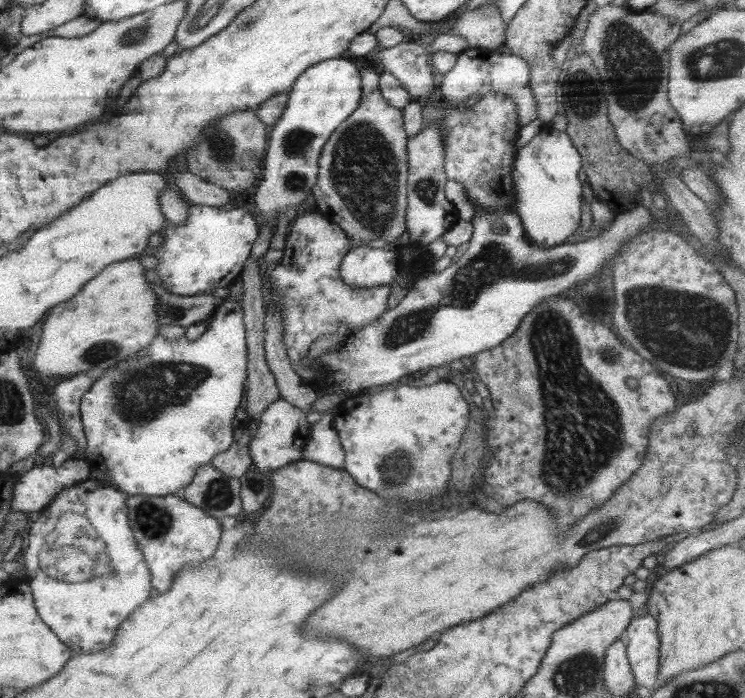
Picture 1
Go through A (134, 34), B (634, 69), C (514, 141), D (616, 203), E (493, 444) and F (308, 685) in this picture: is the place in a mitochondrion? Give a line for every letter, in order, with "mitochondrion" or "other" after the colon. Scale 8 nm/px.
A: mitochondrion
B: mitochondrion
C: other
D: other
E: other
F: mitochondrion

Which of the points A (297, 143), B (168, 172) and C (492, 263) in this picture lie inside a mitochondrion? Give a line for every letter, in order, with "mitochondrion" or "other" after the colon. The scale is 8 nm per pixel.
A: mitochondrion
B: other
C: mitochondrion

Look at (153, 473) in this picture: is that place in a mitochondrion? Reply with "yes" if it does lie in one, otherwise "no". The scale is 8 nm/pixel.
no

